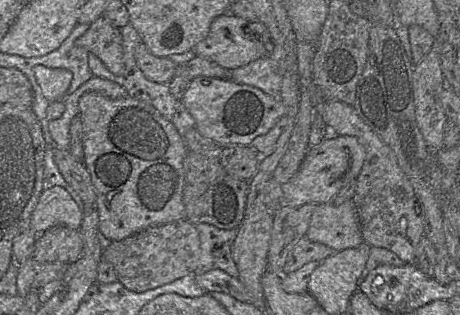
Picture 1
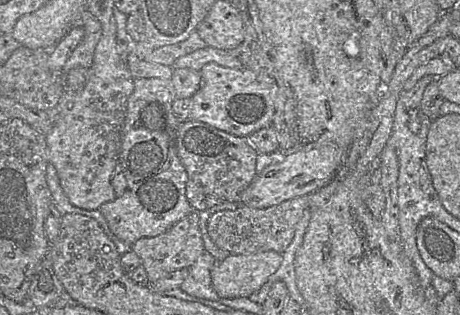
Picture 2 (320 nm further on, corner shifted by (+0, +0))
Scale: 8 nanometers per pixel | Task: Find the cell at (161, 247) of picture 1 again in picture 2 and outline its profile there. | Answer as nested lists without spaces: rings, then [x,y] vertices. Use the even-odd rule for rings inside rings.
[[[198,212],[189,213],[157,236],[140,238],[130,245],[130,250],[141,258],[147,273],[147,284],[154,283],[175,270],[189,268],[205,250]]]

